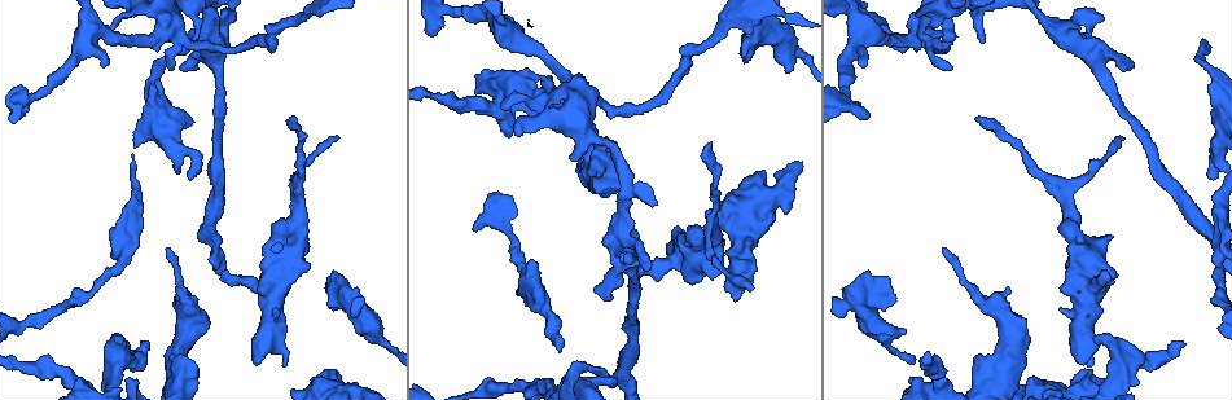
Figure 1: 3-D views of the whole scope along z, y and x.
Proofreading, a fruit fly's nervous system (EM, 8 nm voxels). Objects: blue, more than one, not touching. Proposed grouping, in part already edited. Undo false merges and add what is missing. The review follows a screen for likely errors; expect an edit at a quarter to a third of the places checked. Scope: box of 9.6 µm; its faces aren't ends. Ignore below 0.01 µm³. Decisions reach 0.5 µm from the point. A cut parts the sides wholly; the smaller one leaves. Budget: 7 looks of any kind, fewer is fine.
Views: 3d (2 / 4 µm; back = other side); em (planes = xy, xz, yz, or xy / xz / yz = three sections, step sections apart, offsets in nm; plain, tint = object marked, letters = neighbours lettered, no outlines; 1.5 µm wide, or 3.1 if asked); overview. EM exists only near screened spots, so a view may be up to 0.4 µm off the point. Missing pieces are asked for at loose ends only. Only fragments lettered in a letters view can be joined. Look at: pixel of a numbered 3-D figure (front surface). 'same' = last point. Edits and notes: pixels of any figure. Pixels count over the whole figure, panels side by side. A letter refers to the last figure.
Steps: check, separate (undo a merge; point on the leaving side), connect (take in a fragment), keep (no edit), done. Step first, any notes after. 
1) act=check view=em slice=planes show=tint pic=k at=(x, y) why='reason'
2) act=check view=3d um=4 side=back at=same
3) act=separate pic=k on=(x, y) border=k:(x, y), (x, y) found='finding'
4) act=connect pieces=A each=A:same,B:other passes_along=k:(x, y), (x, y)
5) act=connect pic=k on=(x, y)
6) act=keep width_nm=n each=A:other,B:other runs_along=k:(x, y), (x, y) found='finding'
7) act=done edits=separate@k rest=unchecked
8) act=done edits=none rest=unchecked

act=check view=3d um=4 side=back pic=1 at=(747, 61) why='an open end'

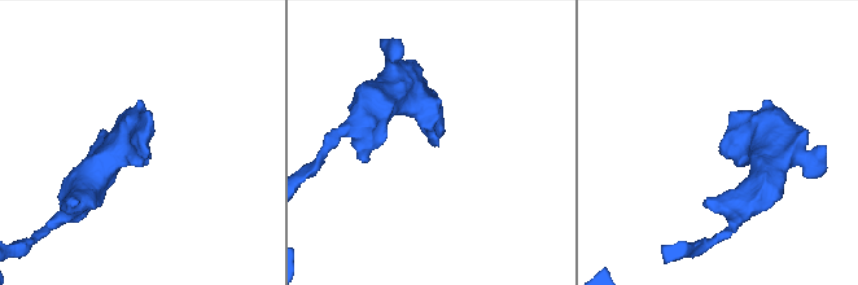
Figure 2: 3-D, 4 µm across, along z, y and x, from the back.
act=check view=em slice=yz step=4 show=tint pic=2 at=(437, 142)

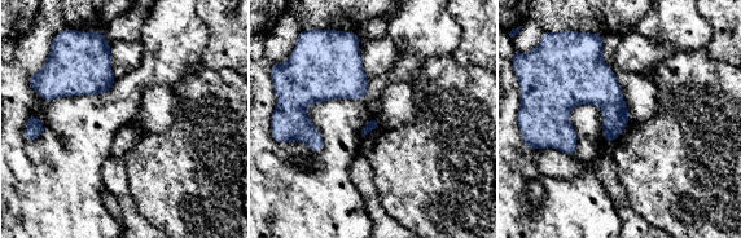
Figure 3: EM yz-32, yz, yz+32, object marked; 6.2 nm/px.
act=check view=em slice=planes show=letters at=same

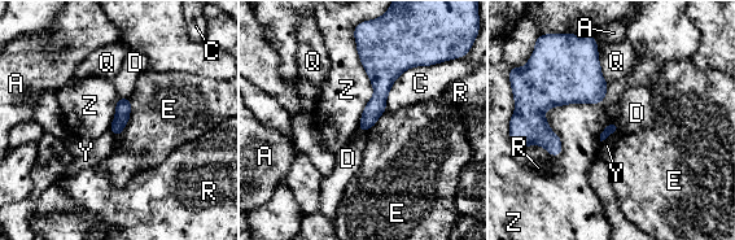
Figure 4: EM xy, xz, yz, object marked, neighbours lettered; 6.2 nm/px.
act=keep each=A:other,C:other,D:other,E:other,Q:other,R:other,Y:other,Z:other found='none of them fits'

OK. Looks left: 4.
act=check view=em slice=planes show=letters pic=1 at=(1081, 361) why='free end'

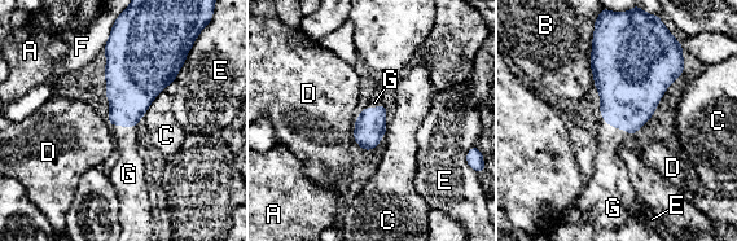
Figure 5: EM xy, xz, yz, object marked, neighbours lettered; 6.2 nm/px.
act=connect pieces=G longest_contact=C:320nm each=A:other,B:other,C:other,D:other,E:other,F:other,G:same passes_along=5:(630, 90), (613, 126), (608, 165) found='the neuron continues'

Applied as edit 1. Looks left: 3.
act=check view=overview why='see it whole again'

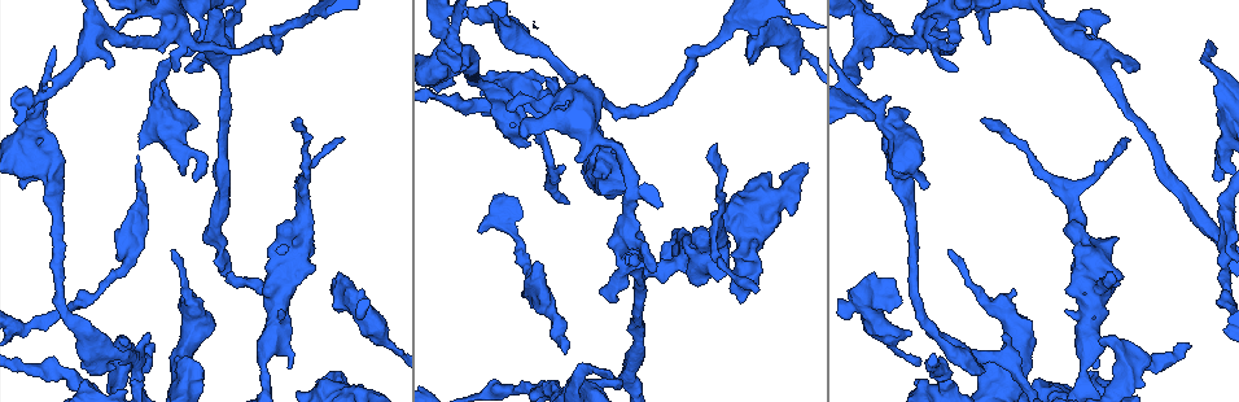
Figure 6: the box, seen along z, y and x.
act=check view=em slice=planes show=plain pic=6 at=(153, 343)

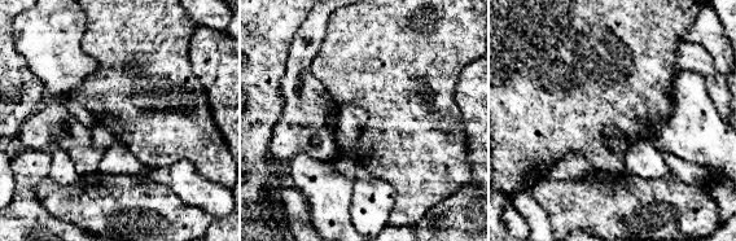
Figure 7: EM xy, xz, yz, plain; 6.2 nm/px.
act=check view=em slice=planes show=letters at=same

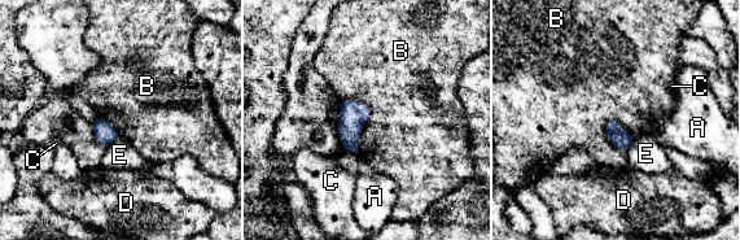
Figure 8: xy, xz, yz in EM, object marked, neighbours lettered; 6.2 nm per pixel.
act=keep each=A:other,B:other,C:other,D:other,E:other border=8:(344, 99), (370, 109), (357, 153) found='no lettered fragment goes on from it'

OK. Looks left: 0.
act=done edits=connect@5 rest=unchecked

